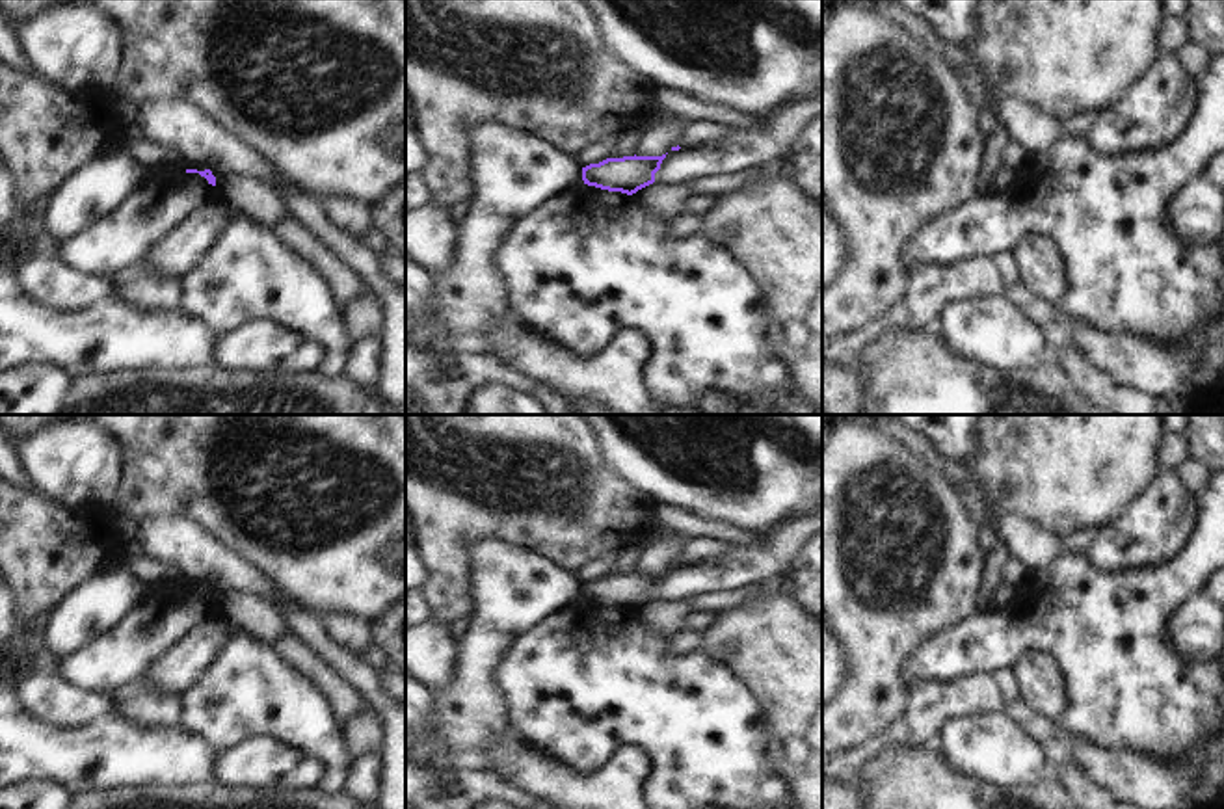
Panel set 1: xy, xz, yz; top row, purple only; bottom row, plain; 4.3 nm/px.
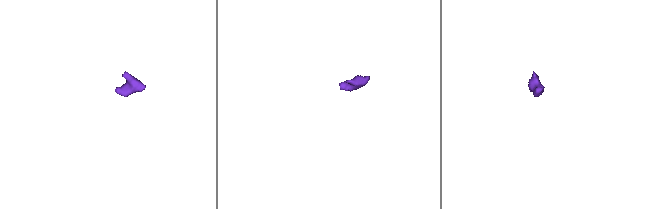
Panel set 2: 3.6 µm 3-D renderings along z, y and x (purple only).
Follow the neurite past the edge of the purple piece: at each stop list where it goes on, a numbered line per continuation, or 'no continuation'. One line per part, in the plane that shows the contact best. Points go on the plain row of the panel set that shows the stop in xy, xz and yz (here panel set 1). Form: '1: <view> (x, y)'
no continuation

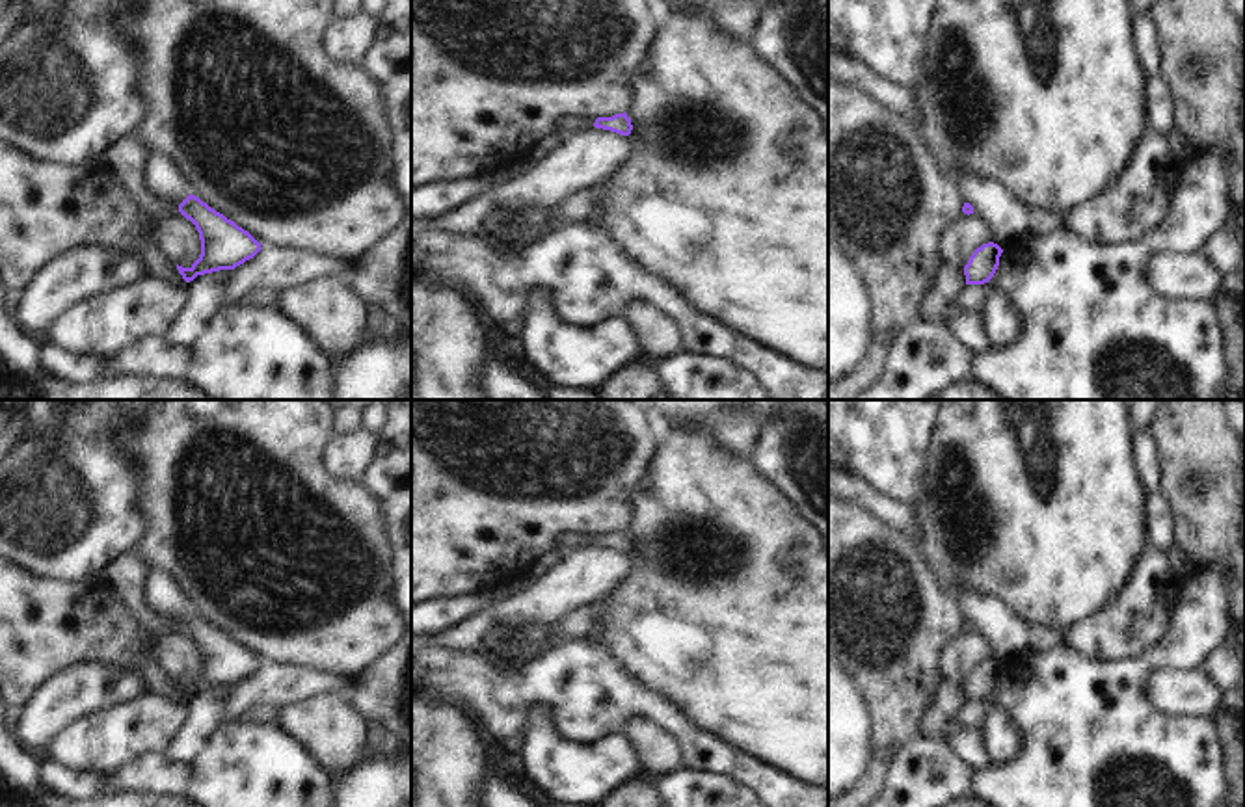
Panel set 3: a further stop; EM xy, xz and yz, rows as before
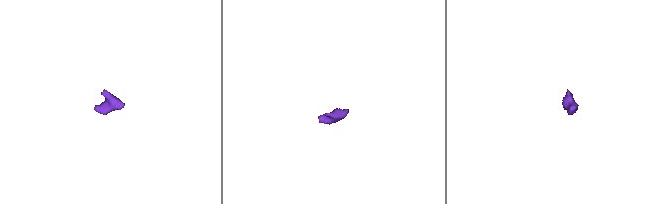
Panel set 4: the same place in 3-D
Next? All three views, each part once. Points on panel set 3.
1: xy (127, 575)

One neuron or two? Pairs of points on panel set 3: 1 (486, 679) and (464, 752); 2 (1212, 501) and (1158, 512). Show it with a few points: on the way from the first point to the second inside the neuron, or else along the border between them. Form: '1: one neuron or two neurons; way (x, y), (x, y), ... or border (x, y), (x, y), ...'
1: two neurons; border (434, 700), (443, 705), (468, 709), (484, 729)
2: two neurons; border (1160, 491), (1173, 517), (1175, 543)

